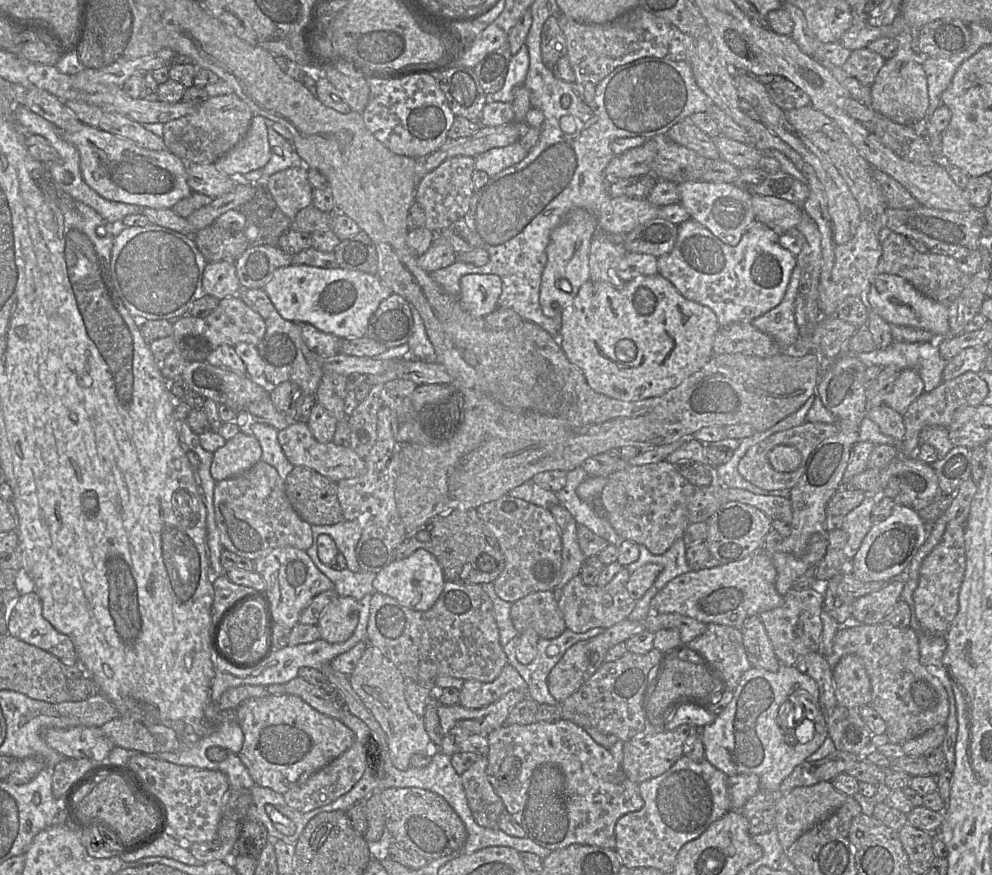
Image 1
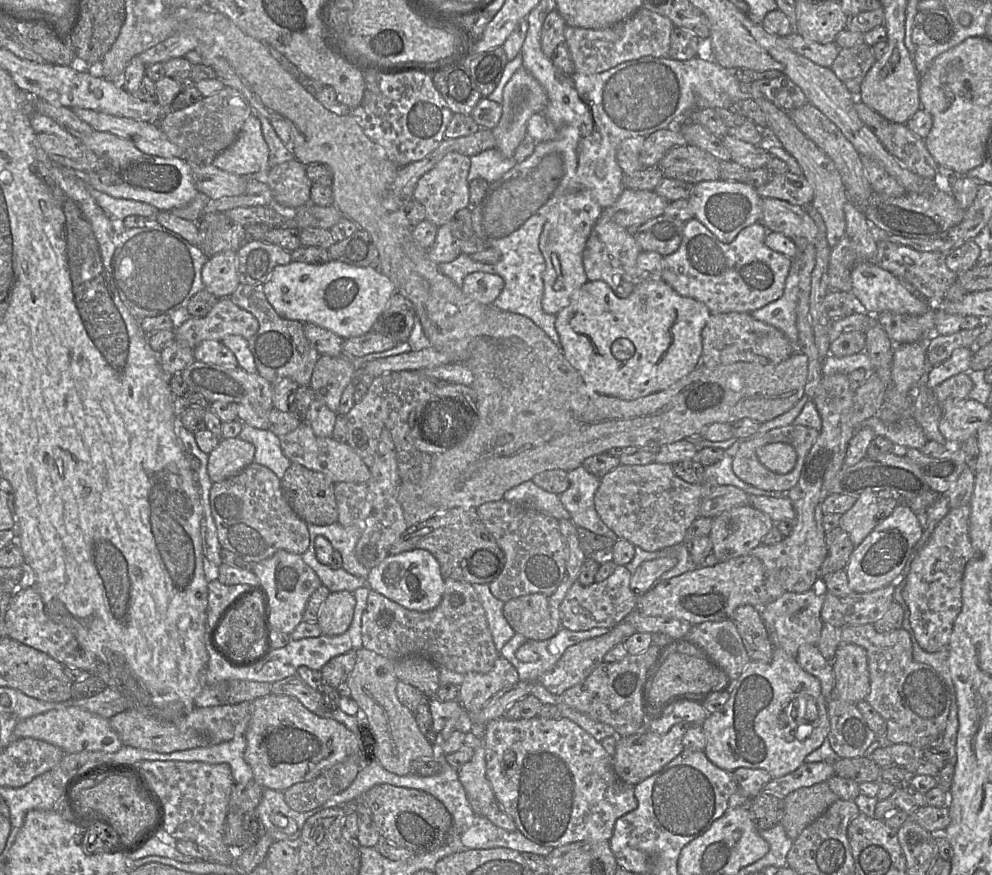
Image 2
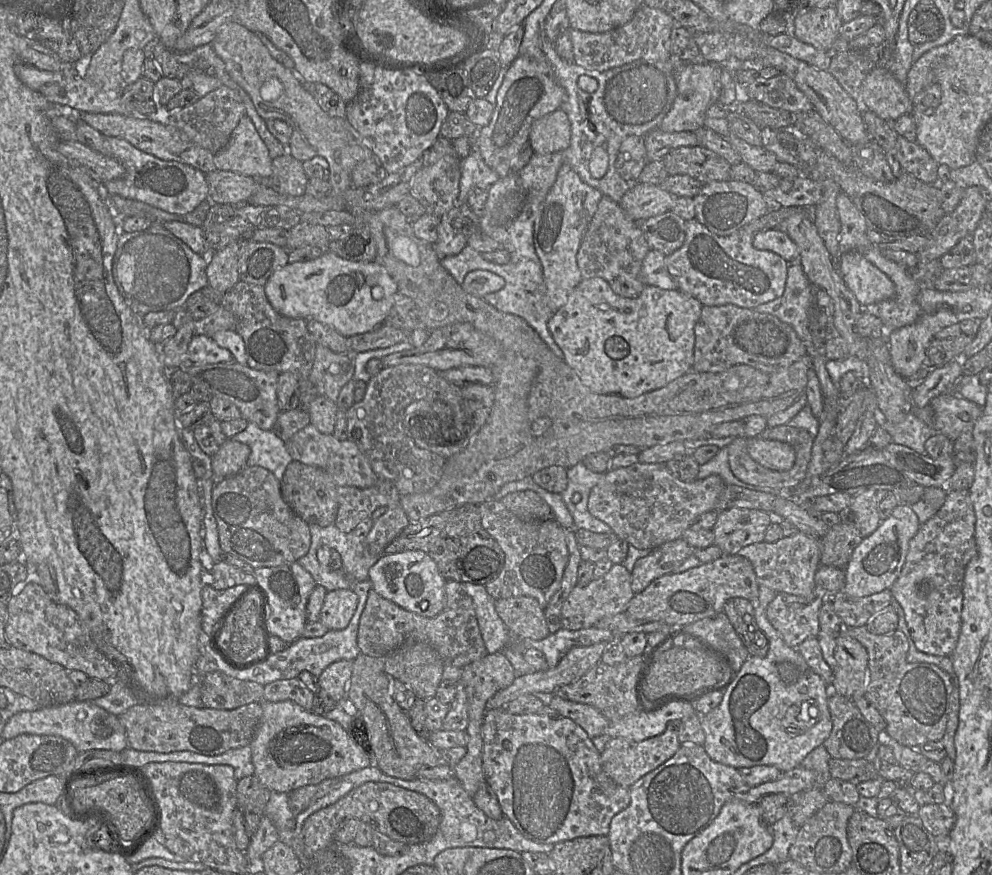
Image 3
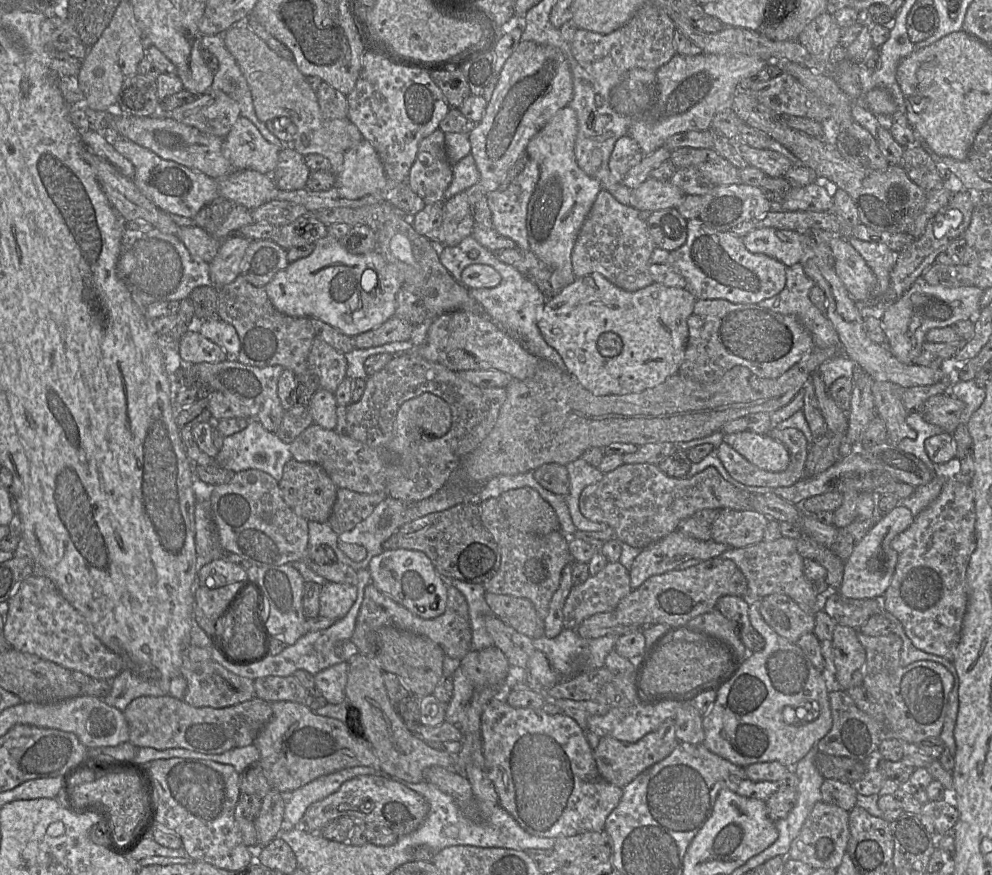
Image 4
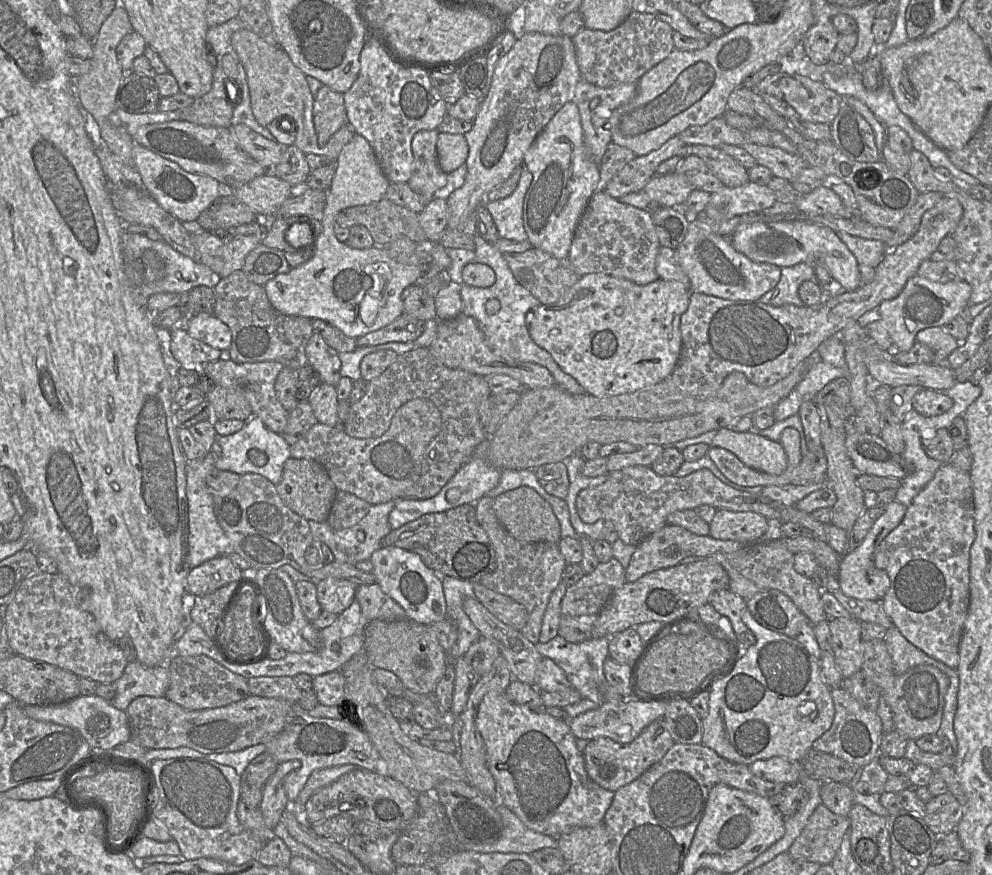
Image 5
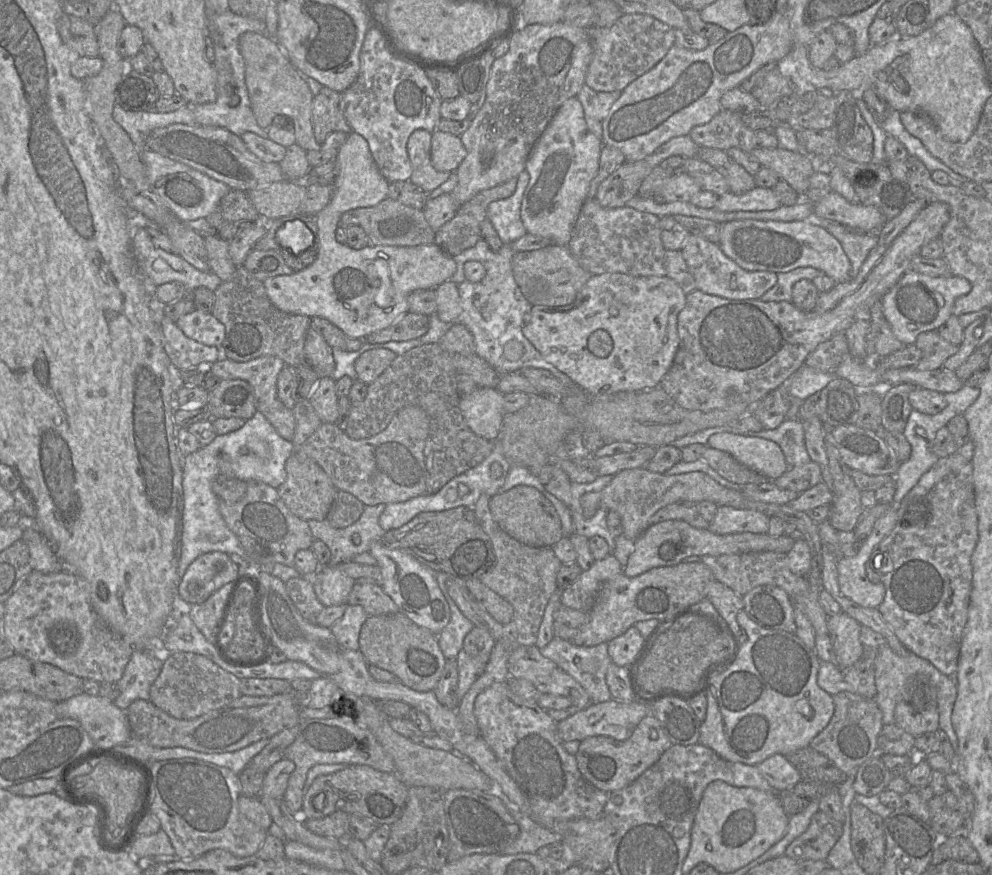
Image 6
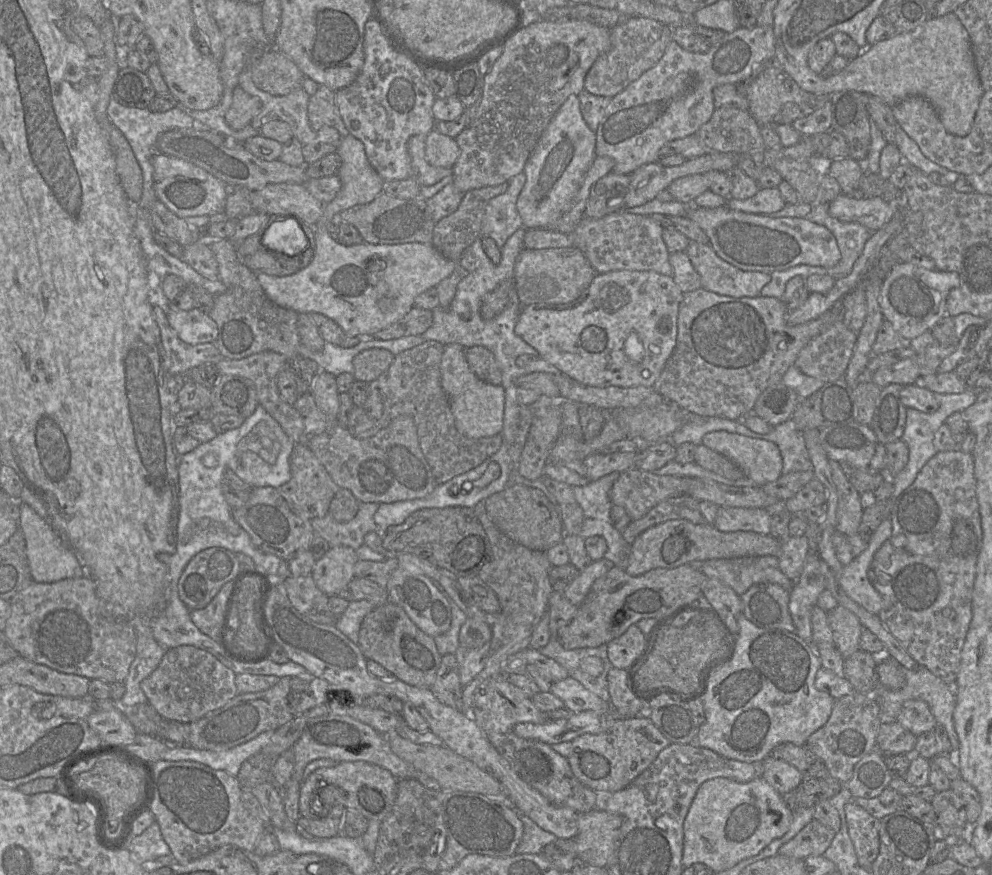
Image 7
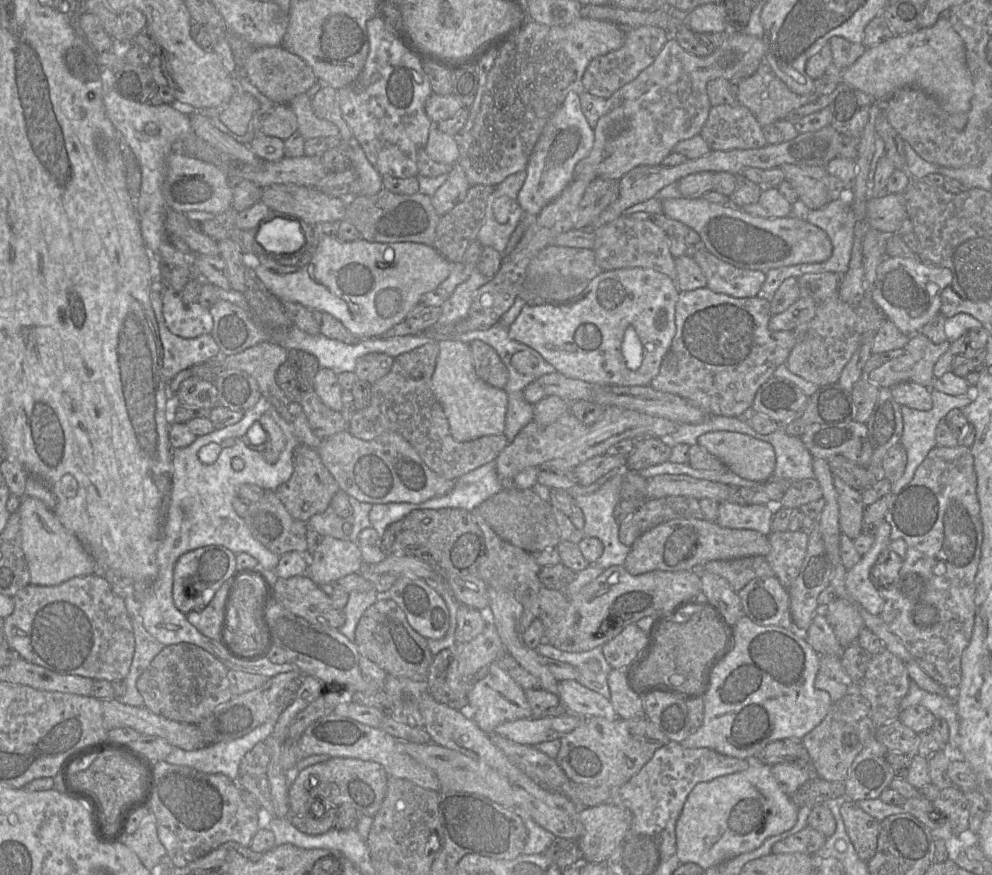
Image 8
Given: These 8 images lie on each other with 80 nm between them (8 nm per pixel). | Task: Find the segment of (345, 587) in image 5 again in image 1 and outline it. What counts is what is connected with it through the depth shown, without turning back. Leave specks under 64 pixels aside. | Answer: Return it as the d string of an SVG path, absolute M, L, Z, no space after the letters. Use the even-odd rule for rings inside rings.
M338 596L323 611L317 627L321 639L342 643L354 632L359 621L359 603L352 597Z

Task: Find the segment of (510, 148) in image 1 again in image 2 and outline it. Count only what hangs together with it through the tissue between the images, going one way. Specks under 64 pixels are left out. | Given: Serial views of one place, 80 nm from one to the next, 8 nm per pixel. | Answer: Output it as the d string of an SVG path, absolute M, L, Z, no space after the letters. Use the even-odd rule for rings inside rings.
M490 148L470 157L469 183L483 178L489 184L501 178L517 163L513 157L504 157L496 148Z

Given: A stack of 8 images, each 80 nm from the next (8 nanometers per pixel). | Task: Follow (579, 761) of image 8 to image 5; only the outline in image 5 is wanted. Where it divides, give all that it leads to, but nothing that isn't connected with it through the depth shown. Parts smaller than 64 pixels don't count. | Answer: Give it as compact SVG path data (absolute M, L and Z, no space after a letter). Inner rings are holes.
M658 718L648 724L630 743L619 743L608 737L597 737L588 741L583 750L585 769L594 782L615 792L660 761L674 743L665 720Z

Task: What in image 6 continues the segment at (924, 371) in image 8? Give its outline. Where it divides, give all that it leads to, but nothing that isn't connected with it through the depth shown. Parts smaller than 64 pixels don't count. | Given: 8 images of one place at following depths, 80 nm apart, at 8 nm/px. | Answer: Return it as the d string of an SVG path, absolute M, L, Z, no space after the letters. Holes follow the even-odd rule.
M937 330L920 333L914 345L922 352L922 357L914 368L921 371L942 367L943 363L959 350L957 345L943 339Z

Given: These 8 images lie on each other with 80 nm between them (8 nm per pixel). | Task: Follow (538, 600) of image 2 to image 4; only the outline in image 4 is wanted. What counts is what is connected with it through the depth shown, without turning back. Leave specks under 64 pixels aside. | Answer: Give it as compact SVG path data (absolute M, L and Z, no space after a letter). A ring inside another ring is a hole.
M487 591L485 600L491 608L492 614L518 632L531 639L544 635L544 621L539 619L530 600Z

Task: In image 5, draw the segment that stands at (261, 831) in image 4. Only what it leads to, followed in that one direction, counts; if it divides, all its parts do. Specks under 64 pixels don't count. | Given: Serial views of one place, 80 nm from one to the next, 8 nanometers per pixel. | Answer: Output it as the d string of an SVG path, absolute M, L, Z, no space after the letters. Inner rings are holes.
M290 760L277 765L273 775L262 788L260 810L265 824L274 829L288 805L288 798L283 786L284 777L300 767L298 760Z

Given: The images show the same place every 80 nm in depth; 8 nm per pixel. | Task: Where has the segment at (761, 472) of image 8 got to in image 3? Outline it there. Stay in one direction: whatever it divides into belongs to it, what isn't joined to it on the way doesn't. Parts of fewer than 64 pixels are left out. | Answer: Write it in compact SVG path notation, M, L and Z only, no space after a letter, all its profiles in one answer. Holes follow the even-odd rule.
M759 437L747 439L747 452L761 466L779 472L790 470L796 456L791 445Z

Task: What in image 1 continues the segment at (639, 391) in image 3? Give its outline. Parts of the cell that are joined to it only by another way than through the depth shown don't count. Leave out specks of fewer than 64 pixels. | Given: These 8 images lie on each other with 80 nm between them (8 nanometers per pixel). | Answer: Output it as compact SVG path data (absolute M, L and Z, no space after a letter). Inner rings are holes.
M659 273L651 276L638 276L626 282L622 289L617 289L607 282L589 280L580 287L573 301L562 310L561 315L559 344L567 359L581 370L592 390L621 401L639 401L661 396L680 385L685 379L699 371L714 355L713 343L720 329L717 317L710 308L683 297L673 284Z

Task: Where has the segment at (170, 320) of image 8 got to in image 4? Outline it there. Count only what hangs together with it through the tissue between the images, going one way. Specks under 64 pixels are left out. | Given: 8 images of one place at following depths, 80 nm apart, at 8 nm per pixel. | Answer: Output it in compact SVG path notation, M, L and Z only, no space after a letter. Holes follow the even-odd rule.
M209 318L198 323L198 332L224 349L228 359L237 360L240 341L233 326L220 318Z

